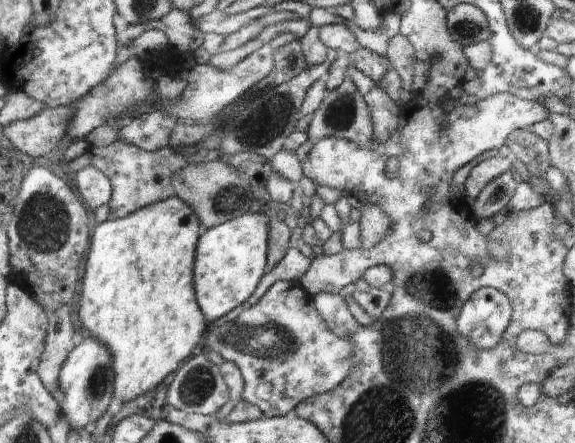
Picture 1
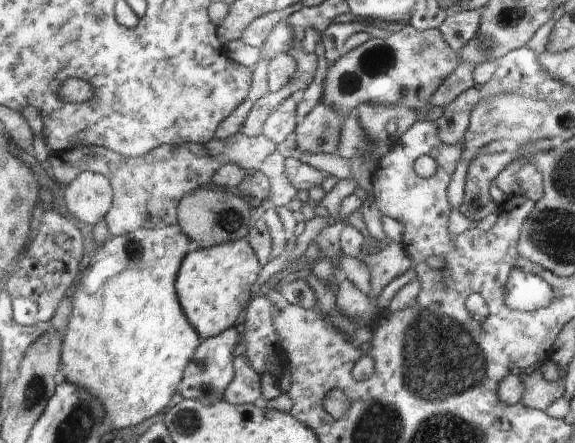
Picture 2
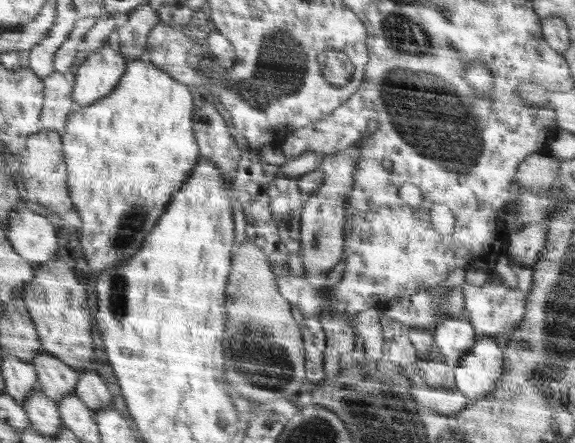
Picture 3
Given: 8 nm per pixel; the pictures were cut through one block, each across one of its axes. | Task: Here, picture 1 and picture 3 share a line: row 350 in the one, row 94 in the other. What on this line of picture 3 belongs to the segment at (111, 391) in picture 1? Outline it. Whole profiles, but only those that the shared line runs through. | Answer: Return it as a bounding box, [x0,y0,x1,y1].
[73,44,127,112]

